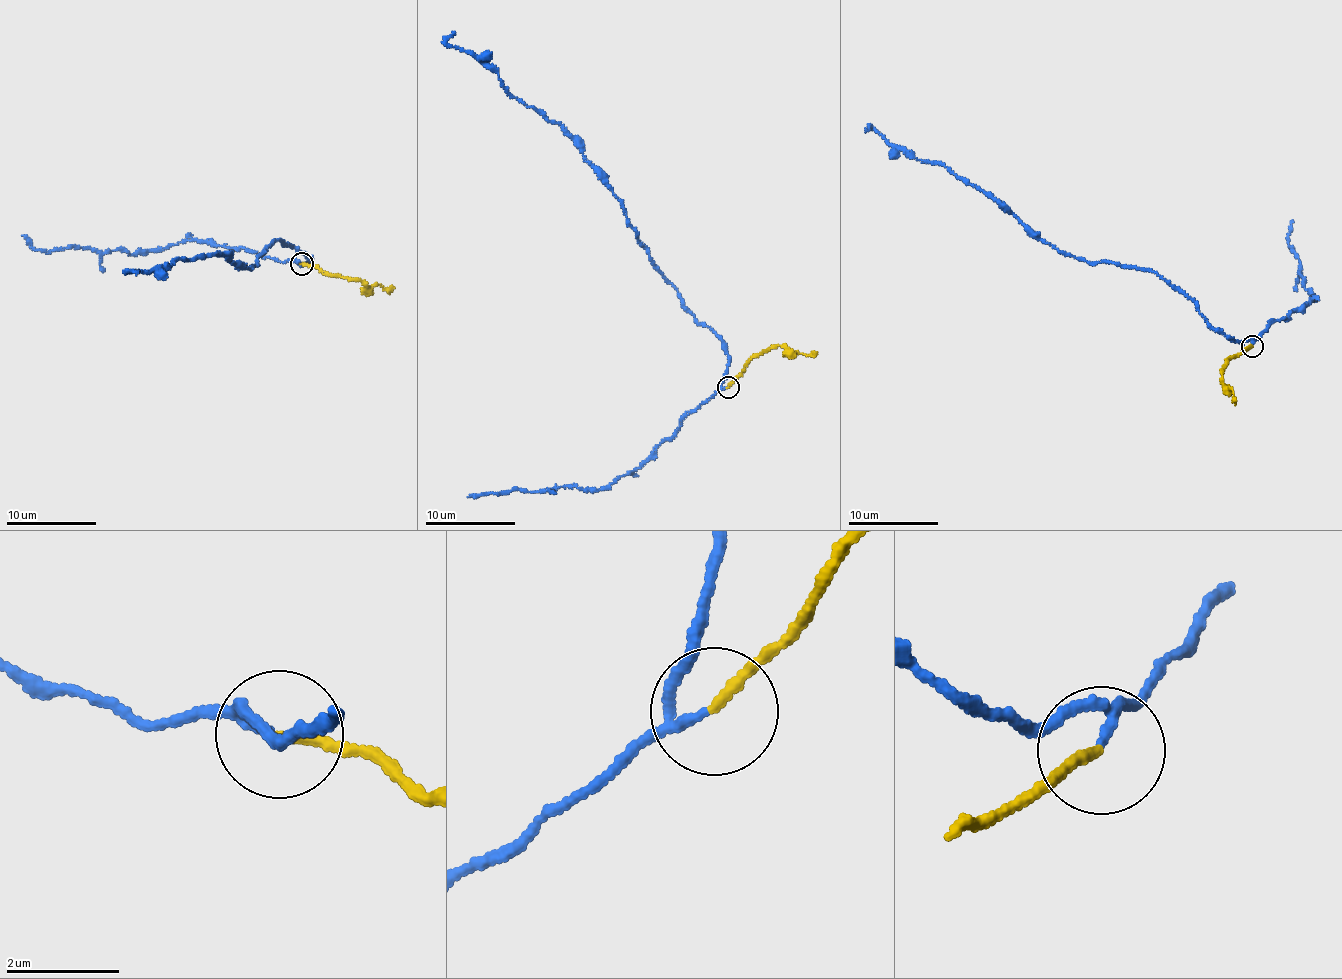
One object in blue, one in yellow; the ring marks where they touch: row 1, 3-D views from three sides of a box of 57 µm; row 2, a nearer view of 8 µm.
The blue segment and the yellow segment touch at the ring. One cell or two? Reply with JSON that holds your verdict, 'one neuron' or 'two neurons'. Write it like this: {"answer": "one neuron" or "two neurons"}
{"answer": "one neuron"}

